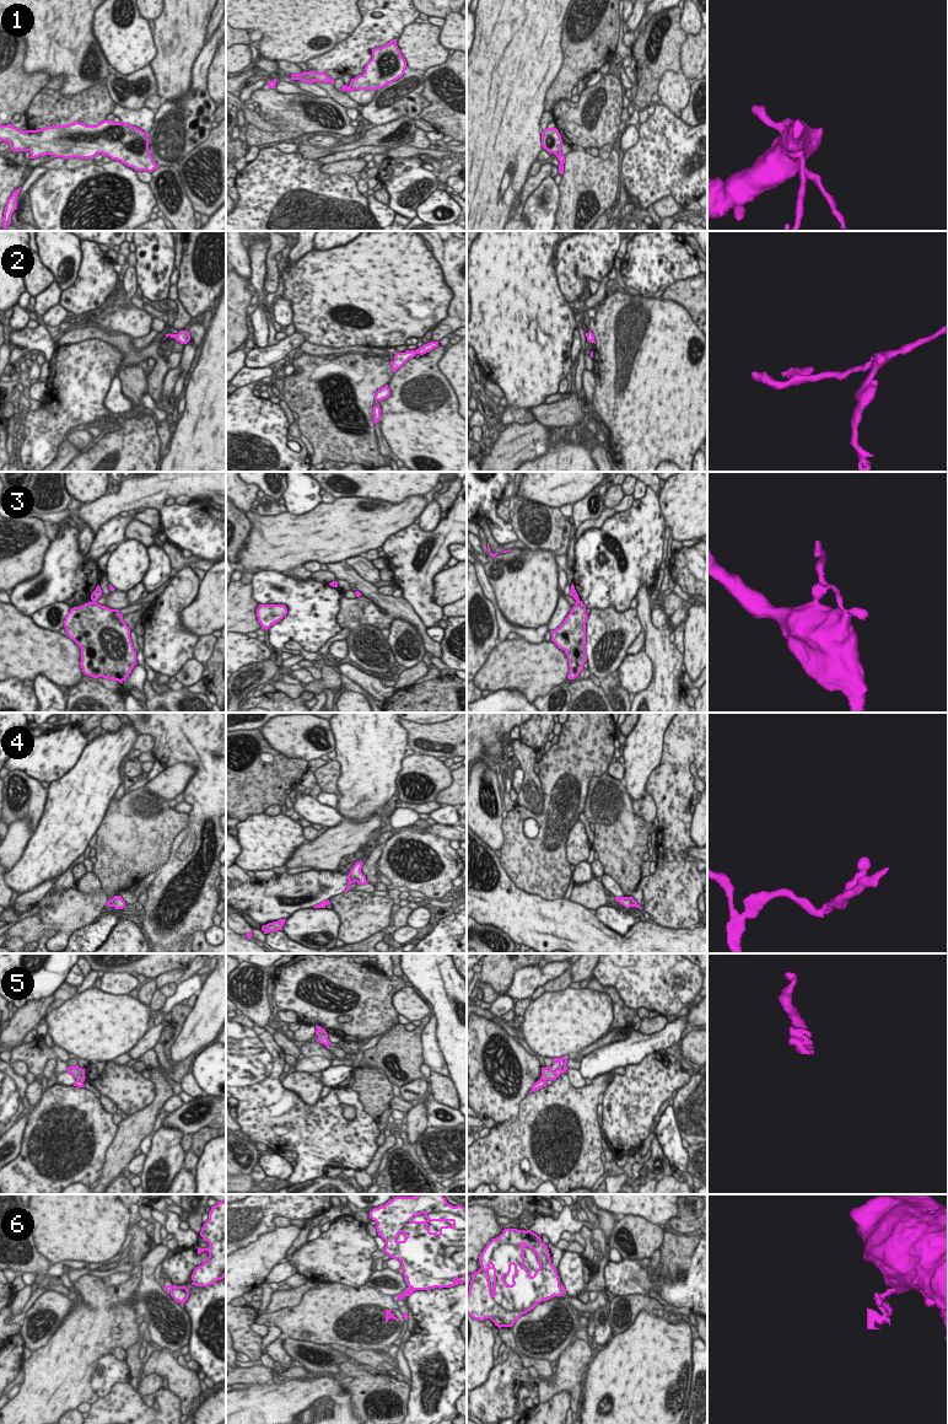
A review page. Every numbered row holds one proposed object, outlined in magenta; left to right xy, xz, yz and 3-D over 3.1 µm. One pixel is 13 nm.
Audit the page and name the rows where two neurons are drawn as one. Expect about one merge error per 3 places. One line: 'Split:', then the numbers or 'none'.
Split: 3, 4, 5, 6

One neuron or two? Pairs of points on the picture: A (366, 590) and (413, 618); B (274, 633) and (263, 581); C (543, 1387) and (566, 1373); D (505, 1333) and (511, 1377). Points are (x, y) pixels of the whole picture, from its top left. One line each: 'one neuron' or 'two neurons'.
A: one neuron
B: one neuron
C: one neuron
D: two neurons

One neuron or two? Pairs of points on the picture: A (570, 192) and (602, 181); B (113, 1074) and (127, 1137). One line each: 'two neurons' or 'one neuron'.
A: one neuron
B: two neurons

